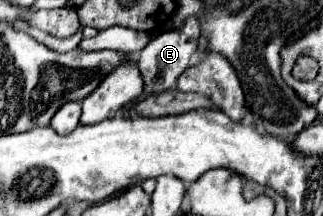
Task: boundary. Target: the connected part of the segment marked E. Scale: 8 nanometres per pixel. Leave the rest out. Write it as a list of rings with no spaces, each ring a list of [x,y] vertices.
[[[192,18],[182,28],[182,32],[172,32],[172,30],[170,32],[162,32],[156,38],[152,38],[146,48],[142,48],[142,52],[138,54],[138,68],[140,68],[140,74],[142,74],[142,80],[144,80],[144,90],[134,102],[144,100],[146,96],[150,96],[154,92],[164,92],[164,90],[174,88],[176,78],[192,64],[192,58],[194,58],[192,54],[196,52],[198,34],[200,34],[198,22]]]

